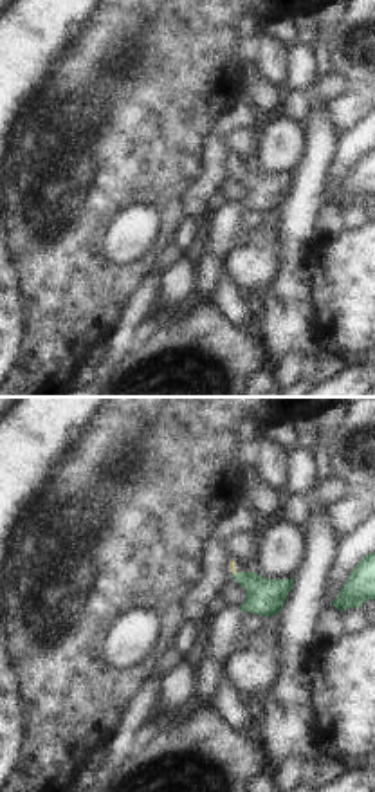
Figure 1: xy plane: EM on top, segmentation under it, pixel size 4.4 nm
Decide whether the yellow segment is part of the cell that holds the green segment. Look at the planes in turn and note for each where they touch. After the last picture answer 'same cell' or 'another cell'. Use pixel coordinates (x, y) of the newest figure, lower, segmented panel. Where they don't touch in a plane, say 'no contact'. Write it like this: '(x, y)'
(237, 572)

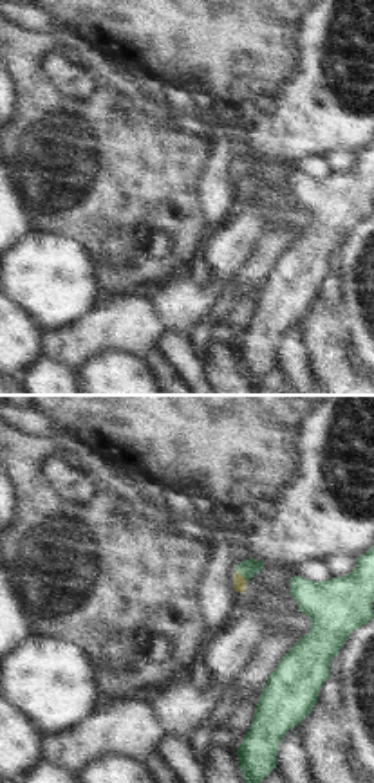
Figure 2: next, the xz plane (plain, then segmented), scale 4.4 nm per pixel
(241, 574)

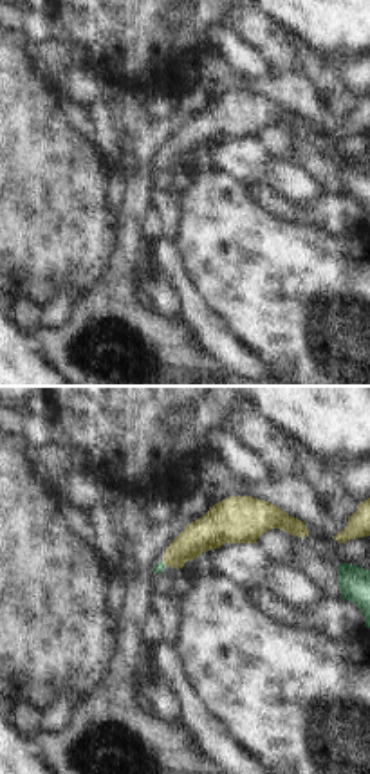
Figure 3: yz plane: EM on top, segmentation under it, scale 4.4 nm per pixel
(163, 563)

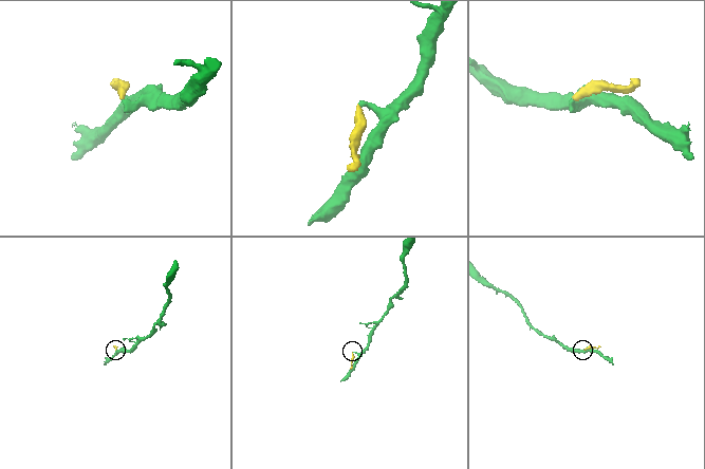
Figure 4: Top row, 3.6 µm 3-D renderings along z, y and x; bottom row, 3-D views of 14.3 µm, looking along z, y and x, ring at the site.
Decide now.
same cell

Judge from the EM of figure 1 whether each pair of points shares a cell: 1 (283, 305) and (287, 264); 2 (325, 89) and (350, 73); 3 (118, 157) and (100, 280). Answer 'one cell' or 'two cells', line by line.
1: one cell
2: one cell
3: one cell

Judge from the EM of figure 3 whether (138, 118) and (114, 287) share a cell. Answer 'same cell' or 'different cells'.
same cell

